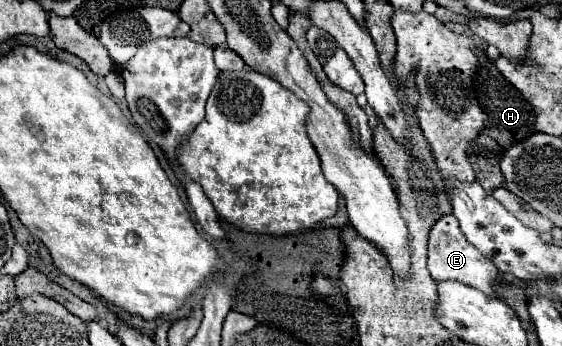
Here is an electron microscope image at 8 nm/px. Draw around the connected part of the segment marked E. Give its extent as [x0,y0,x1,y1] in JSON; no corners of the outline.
[429,215,509,297]

